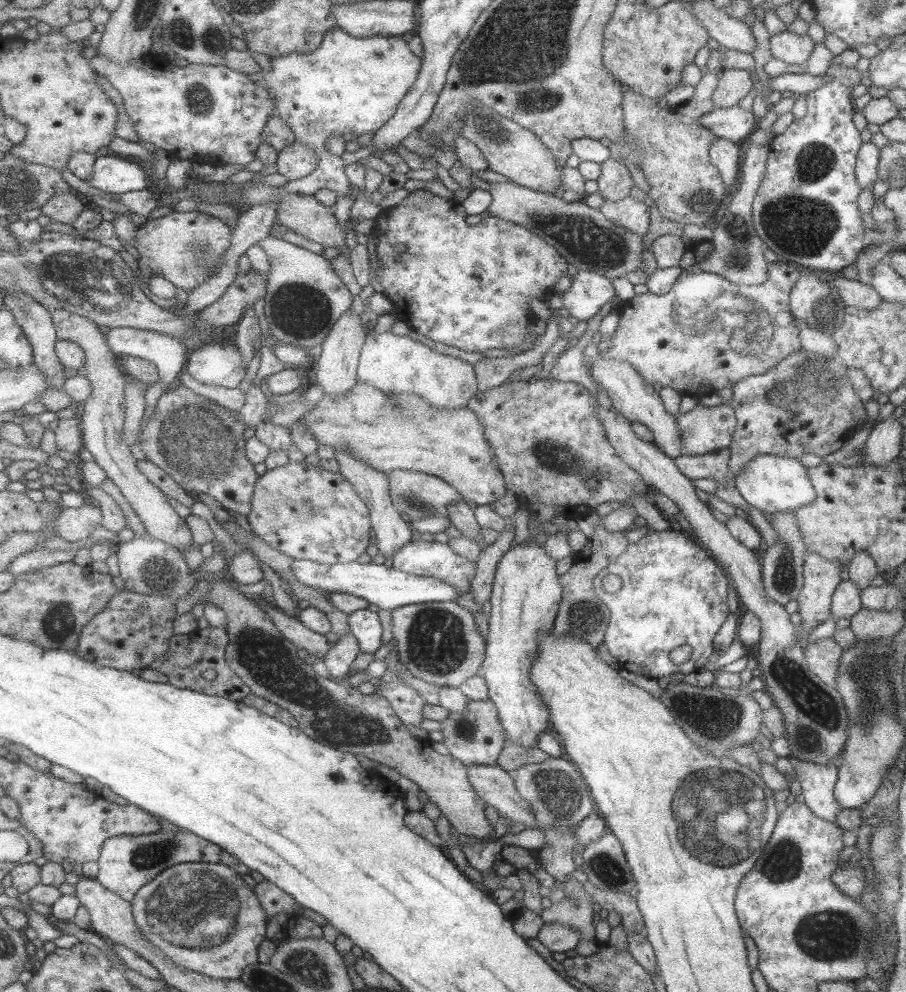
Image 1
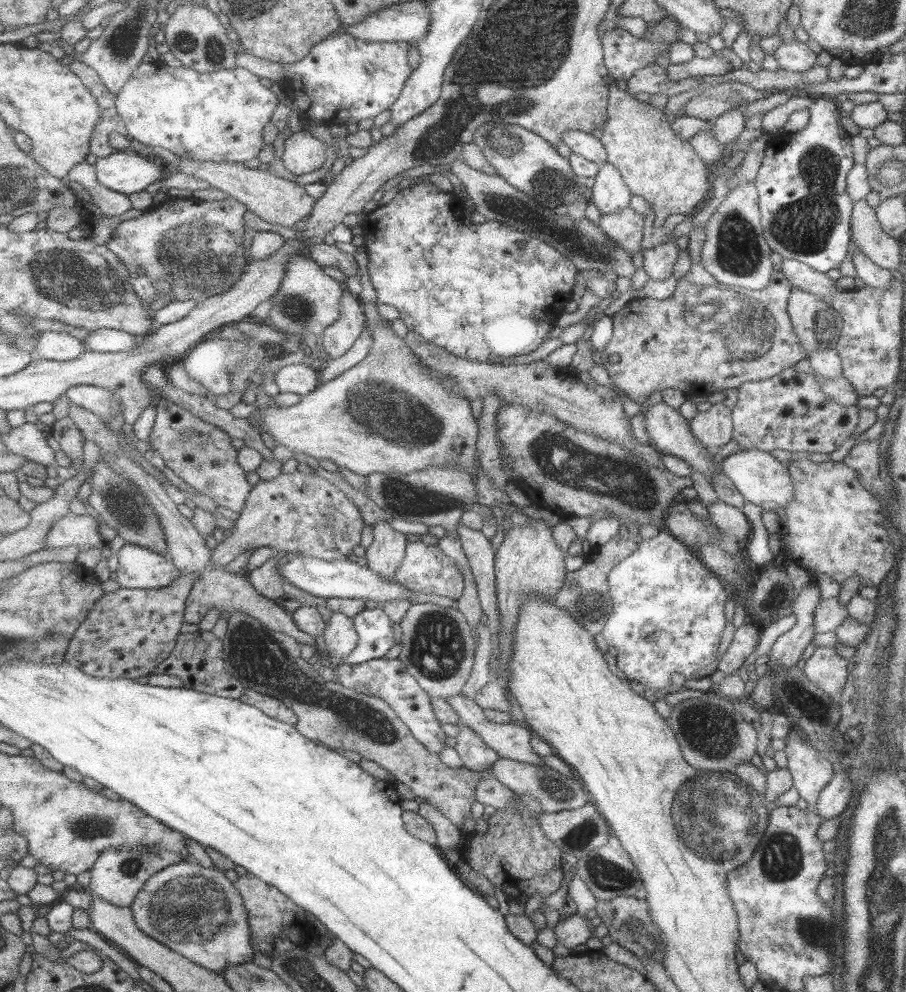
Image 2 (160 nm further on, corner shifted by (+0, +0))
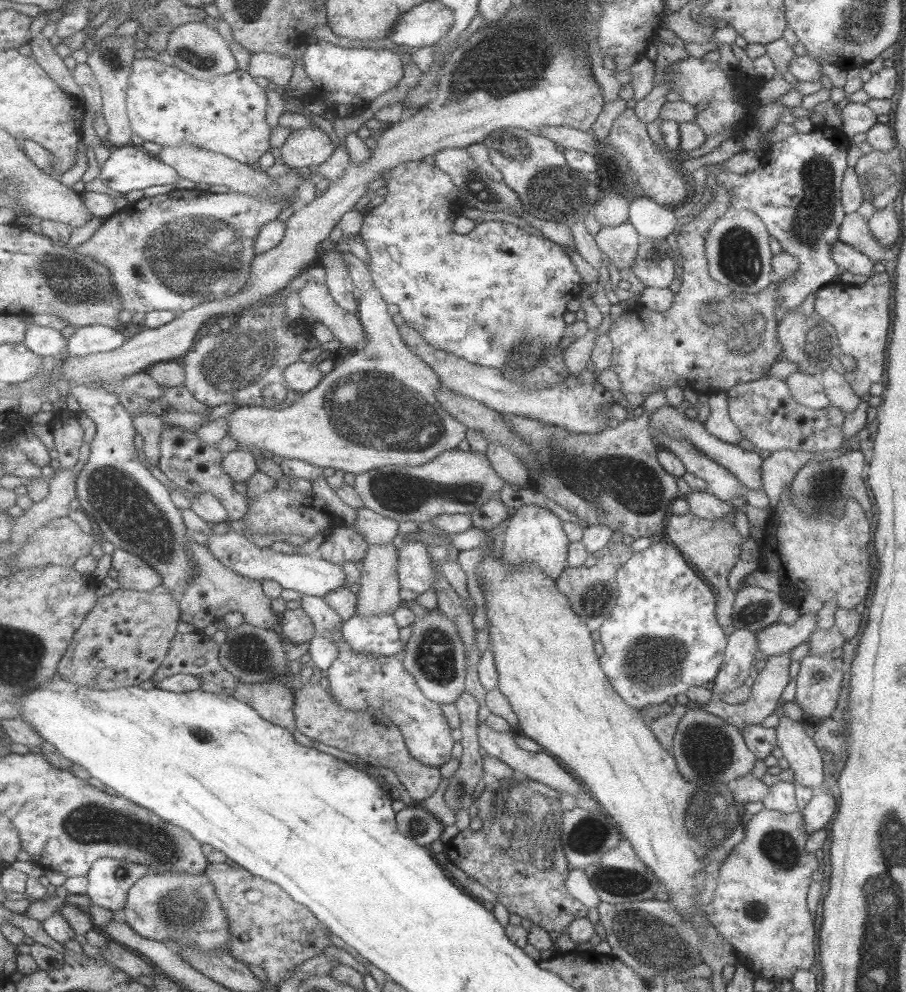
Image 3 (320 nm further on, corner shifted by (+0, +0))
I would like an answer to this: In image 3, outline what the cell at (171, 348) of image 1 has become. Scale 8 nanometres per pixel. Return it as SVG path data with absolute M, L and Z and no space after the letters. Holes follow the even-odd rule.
M104 325L83 326L69 338L69 352L72 356L89 356L112 351L125 345L125 336L120 329Z

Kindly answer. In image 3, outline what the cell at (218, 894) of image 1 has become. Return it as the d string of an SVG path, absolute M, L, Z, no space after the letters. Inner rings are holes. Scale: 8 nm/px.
M206 873L147 874L129 892L121 916L145 938L199 945L205 952L228 946L230 926L226 910Z

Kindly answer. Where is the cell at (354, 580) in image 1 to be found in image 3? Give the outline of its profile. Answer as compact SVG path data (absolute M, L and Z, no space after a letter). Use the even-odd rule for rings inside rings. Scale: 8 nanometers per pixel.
M191 508L181 510L187 531L191 533L203 532L208 539L207 549L215 555L227 568L230 568L237 574L248 576L253 580L274 580L283 585L283 588L296 590L300 594L310 594L313 596L324 597L329 591L337 590L337 587L345 587L345 572L341 569L340 564L329 562L323 557L316 554L283 554L275 552L271 547L261 548L253 544L250 537L231 529L227 533L214 533L211 529L214 525L212 522L205 522Z

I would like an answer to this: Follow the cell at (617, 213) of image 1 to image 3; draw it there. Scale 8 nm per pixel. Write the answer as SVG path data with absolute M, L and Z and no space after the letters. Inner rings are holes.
M626 220L619 226L600 227L594 234L594 241L604 259L625 276L637 256L642 238Z

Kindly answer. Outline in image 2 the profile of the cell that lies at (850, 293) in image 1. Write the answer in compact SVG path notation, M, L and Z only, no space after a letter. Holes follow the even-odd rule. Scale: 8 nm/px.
M783 259L777 268L783 272L785 279L789 280L792 290L798 289L823 298L840 292L849 292L849 290L837 290L835 282L827 278L824 273L819 273L804 263Z

